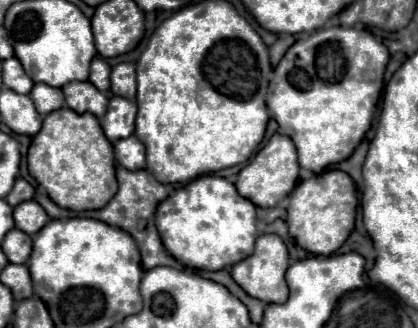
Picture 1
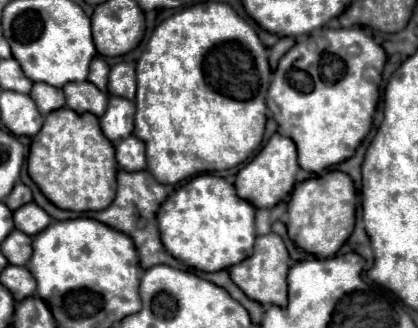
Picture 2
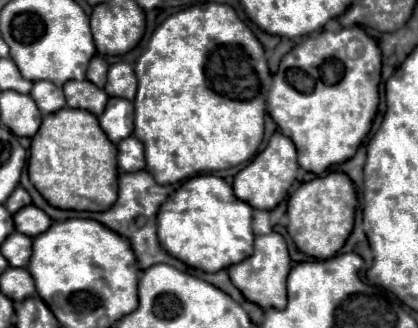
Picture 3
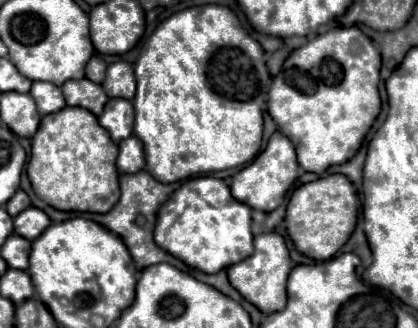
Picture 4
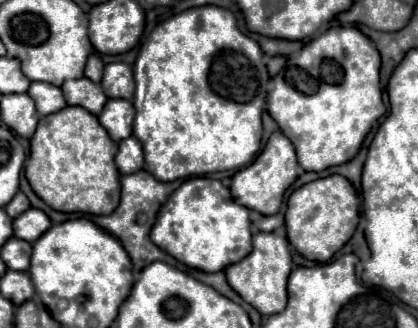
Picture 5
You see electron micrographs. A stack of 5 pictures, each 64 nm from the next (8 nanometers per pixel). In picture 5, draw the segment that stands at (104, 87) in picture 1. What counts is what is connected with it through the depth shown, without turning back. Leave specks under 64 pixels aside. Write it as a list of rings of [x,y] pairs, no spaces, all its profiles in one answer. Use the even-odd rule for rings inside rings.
[[[92,54],[88,58],[88,64],[84,68],[84,76],[90,78],[92,82],[100,82],[102,80],[102,74],[104,74],[104,62],[100,60],[98,54]]]

